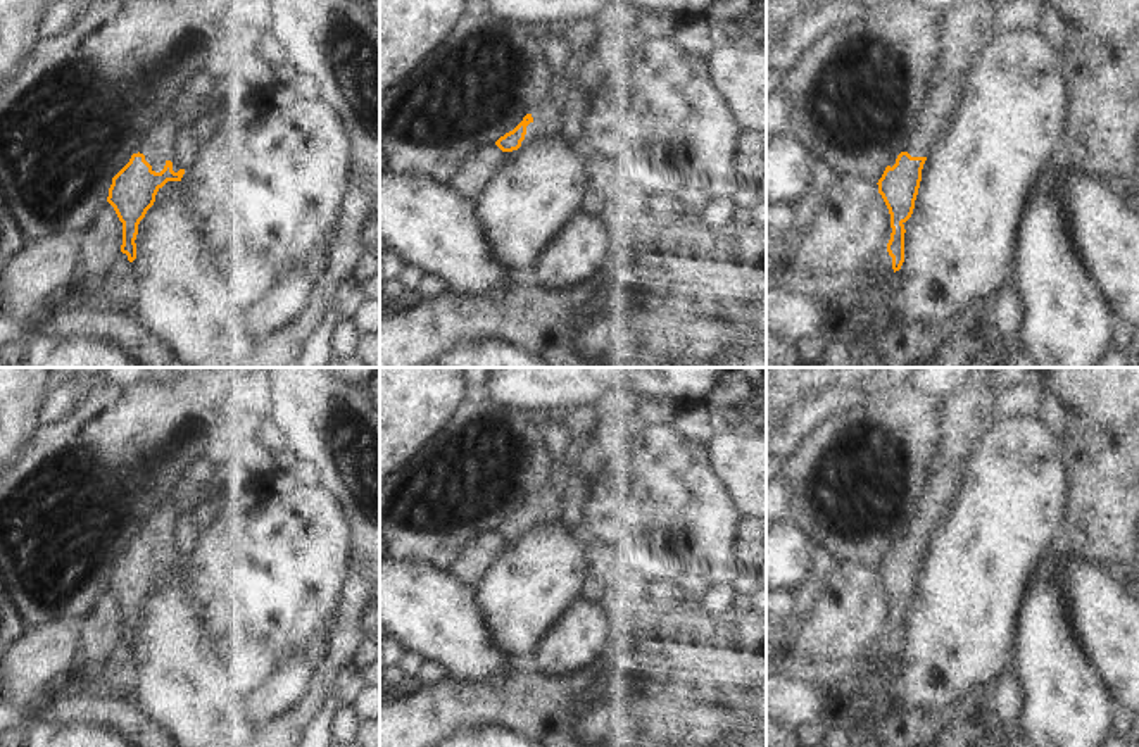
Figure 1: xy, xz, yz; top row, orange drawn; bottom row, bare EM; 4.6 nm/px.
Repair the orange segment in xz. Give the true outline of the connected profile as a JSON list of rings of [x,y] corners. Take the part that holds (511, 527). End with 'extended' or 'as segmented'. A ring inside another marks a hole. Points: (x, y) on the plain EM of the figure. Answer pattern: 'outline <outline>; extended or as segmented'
outline [[[526,500],[523,507],[509,519],[500,523],[495,531],[502,538],[513,538],[519,533],[530,531],[537,524],[549,524],[549,519],[554,516],[556,507],[549,504],[542,512],[533,509],[532,500]]]; extended

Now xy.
outline [[[147,531],[133,540],[129,549],[112,564],[107,588],[114,593],[119,607],[123,609],[123,631],[121,638],[128,647],[136,645],[136,621],[138,611],[147,597],[154,592],[157,578],[167,568],[181,568],[185,556],[173,557],[173,549],[166,547],[160,559],[155,559],[145,547],[148,540],[169,542],[169,533],[148,535]]]; extended

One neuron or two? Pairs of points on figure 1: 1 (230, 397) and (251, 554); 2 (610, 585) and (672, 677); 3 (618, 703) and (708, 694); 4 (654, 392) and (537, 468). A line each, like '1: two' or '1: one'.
1: two
2: one
3: one
4: two

